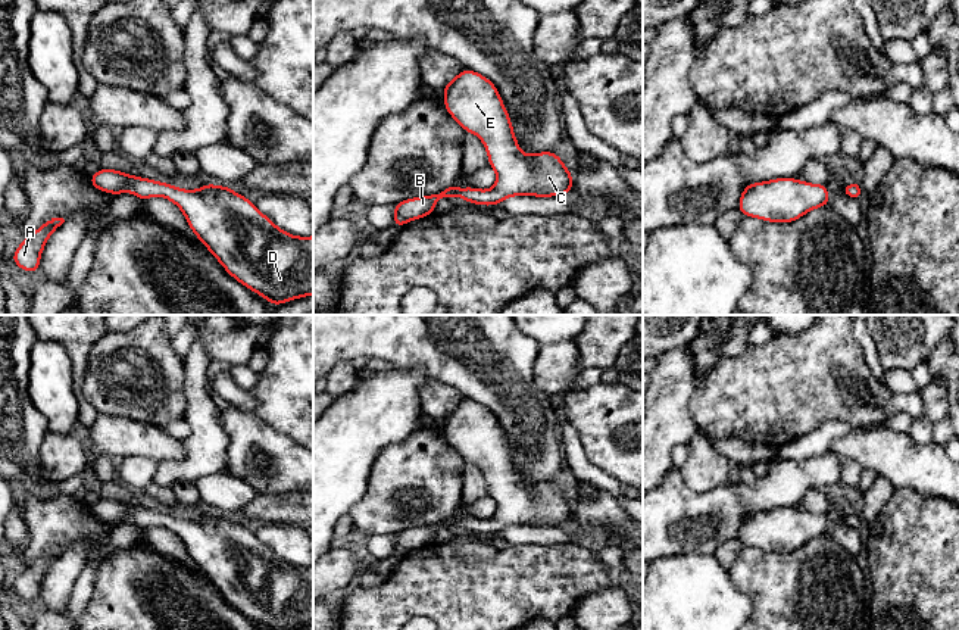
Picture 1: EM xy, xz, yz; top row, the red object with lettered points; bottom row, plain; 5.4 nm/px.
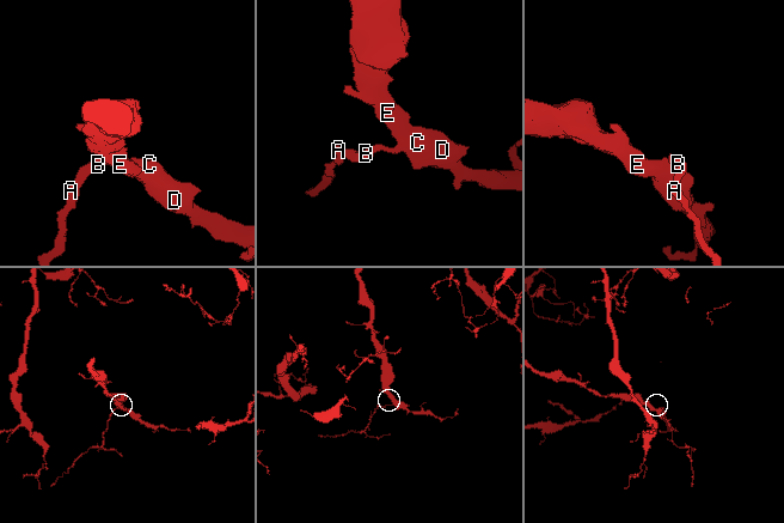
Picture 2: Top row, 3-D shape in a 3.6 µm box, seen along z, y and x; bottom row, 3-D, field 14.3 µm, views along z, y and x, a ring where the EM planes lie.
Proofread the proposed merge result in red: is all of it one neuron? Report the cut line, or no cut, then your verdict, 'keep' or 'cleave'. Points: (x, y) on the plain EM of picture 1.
cut none; keep

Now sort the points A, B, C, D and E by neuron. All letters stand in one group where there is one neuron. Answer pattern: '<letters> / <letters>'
A B C D E

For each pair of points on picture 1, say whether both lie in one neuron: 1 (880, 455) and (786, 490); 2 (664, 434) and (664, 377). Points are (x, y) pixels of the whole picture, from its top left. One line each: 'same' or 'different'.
1: different
2: same

